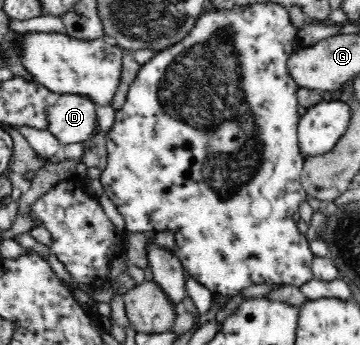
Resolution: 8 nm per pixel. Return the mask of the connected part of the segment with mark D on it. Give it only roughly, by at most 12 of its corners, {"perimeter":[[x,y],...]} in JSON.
{"perimeter":[[62,94],[46,110],[47,131],[64,145],[96,132],[91,99]]}

